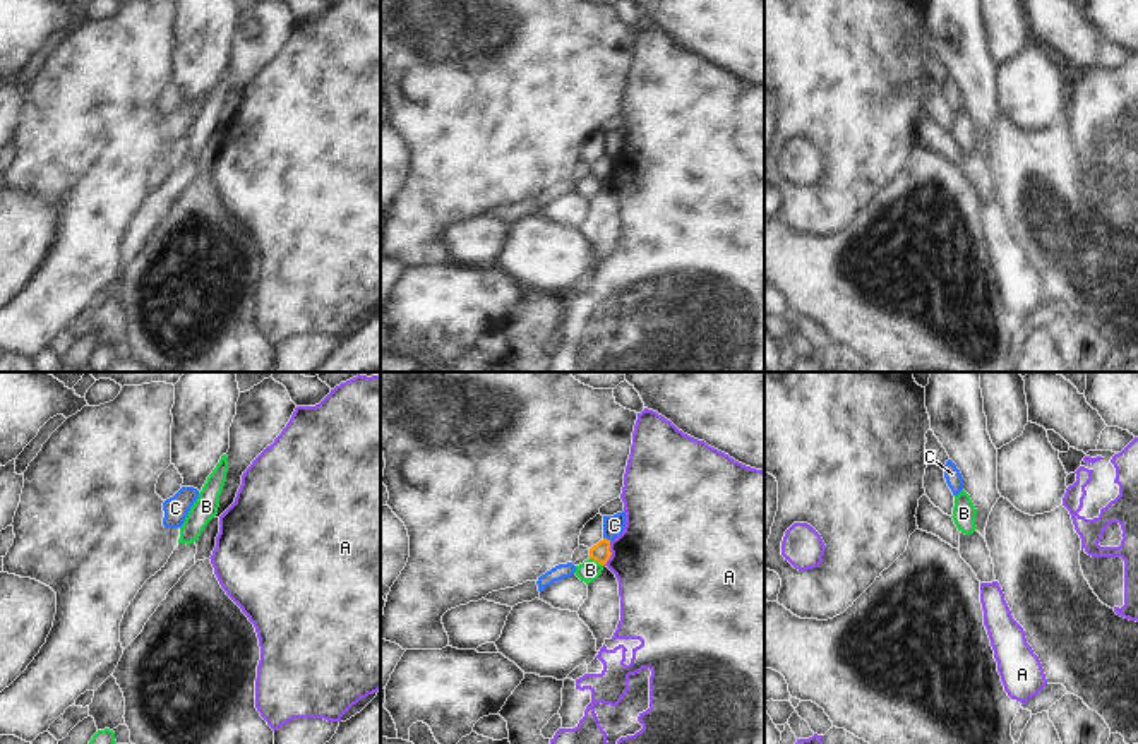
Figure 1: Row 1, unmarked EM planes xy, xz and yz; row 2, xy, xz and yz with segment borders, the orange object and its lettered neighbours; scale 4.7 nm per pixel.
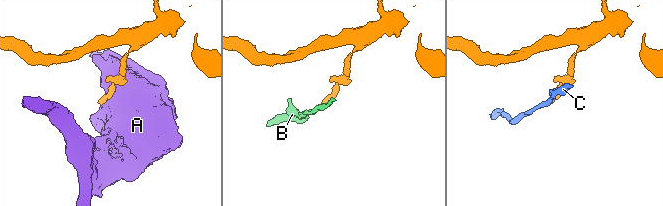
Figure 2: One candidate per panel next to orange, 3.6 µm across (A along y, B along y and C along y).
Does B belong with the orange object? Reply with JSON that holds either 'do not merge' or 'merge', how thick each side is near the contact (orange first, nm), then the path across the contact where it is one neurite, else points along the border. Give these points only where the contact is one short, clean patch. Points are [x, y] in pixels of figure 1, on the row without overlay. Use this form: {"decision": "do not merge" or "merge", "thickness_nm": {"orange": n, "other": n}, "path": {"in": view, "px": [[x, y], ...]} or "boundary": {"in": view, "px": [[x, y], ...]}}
{"decision": "do not merge", "thickness_nm": {"orange": 90, "other": 100}, "boundary": {"in": "xz", "px": [[590, 174], [602, 182]]}}

